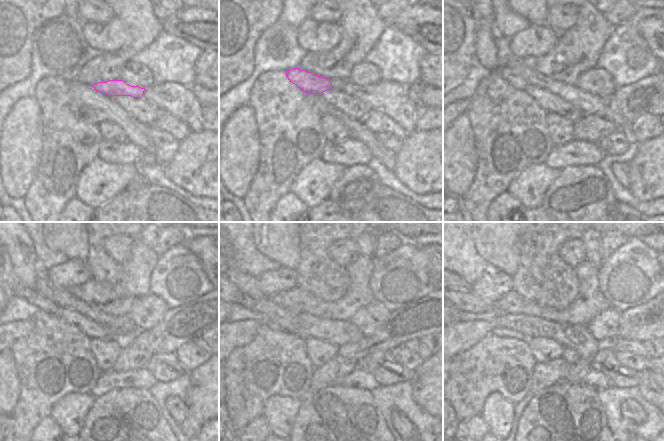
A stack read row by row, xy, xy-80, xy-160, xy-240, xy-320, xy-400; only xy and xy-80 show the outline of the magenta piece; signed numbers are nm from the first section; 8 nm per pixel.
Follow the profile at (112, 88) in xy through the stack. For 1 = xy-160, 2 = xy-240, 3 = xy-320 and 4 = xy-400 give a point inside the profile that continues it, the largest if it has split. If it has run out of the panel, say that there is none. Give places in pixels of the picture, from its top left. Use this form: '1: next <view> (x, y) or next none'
1: next xy-160 (515, 81)
2: next xy-240 (39, 302)
3: next xy-320 (239, 296)
4: next none

